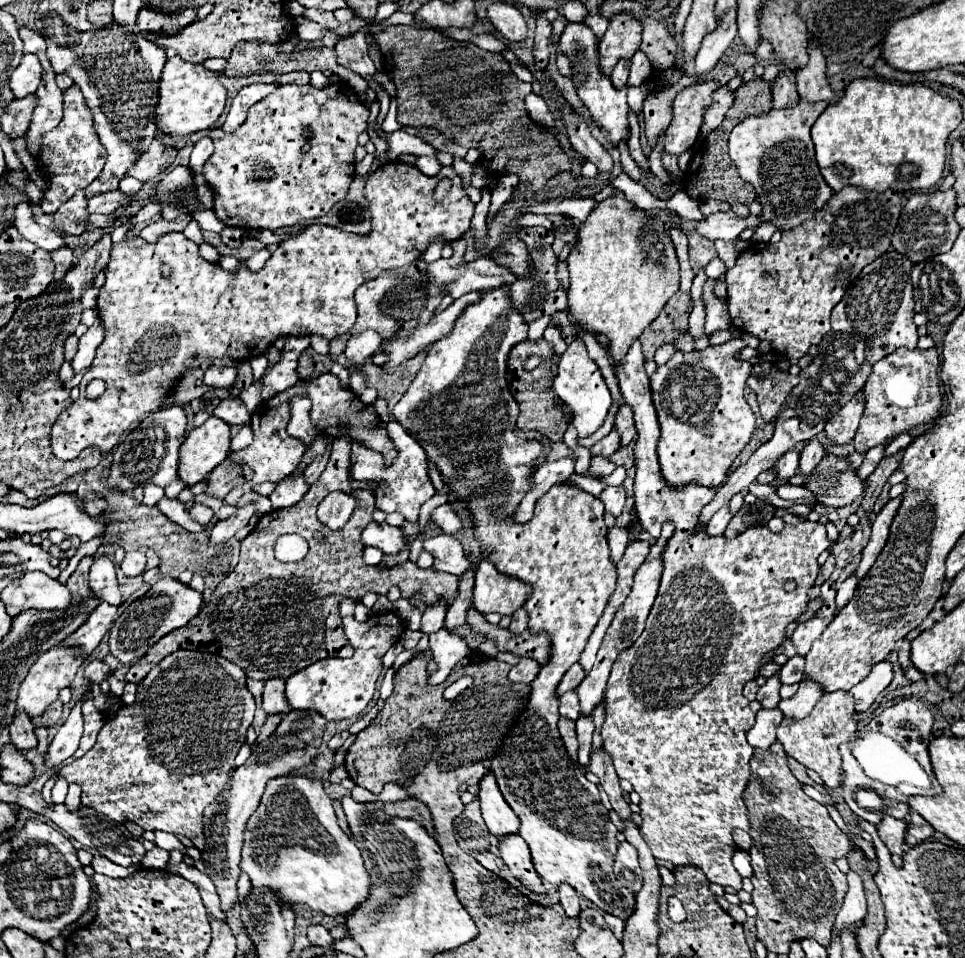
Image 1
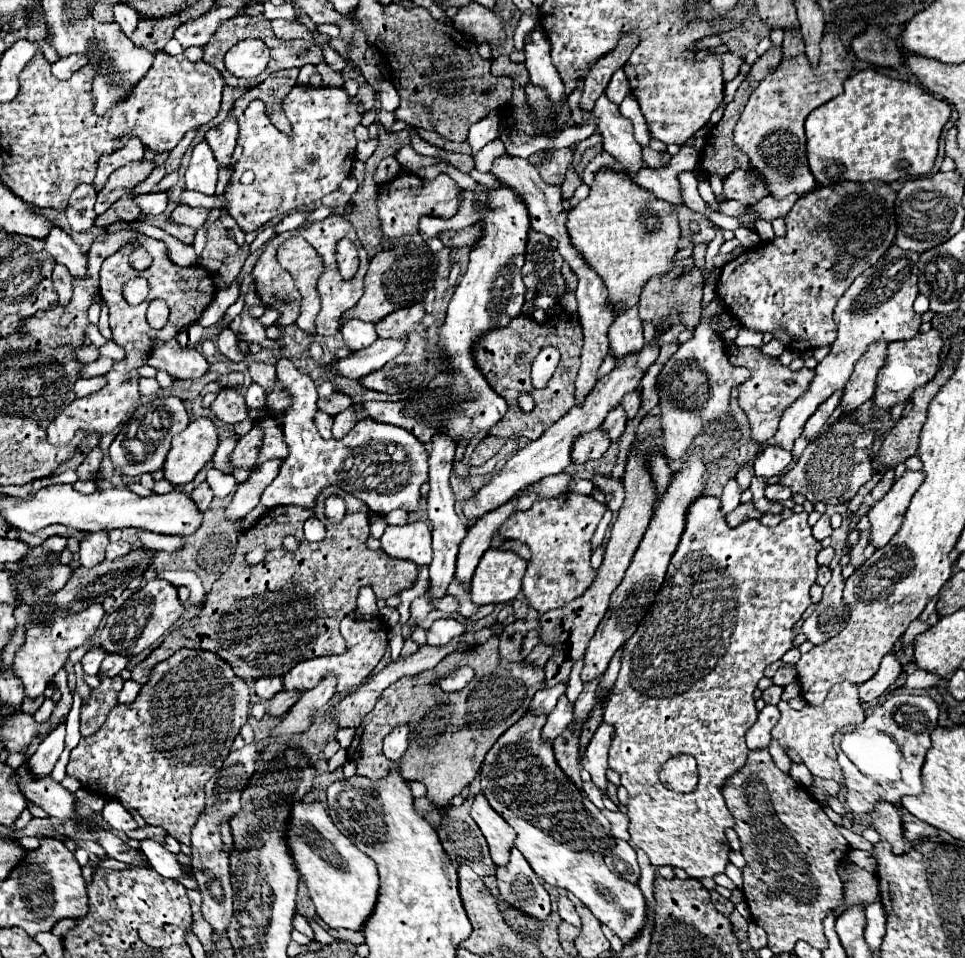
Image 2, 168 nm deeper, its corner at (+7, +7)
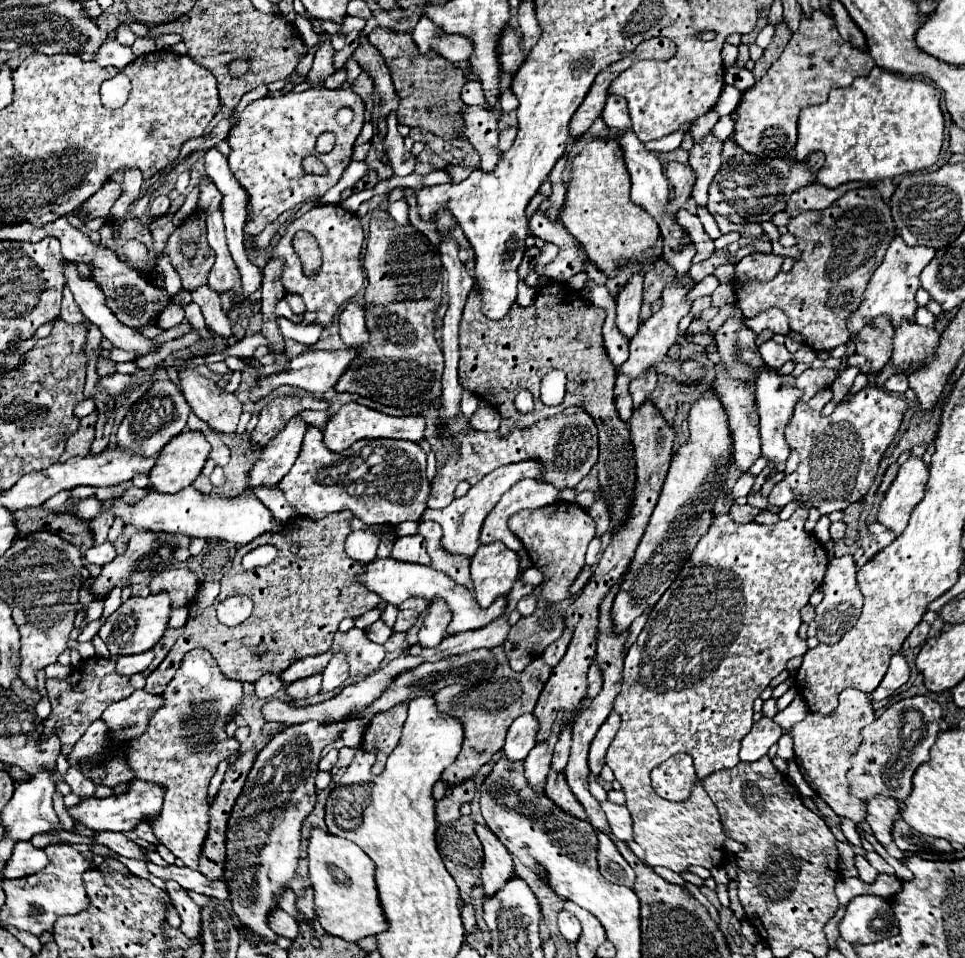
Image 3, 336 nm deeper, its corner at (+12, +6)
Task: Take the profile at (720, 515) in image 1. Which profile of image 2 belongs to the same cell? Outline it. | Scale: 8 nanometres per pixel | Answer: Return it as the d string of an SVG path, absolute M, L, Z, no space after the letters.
M735 478L729 480L727 486L725 486L725 490L723 490L723 496L721 496L721 504L723 504L721 510L725 514L729 514L733 508L737 508L737 504L741 502L741 494L743 494L743 490L739 488L737 480Z

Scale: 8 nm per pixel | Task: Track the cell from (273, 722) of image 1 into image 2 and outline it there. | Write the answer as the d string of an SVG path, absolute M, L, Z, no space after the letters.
M295 690L295 692L281 692L281 694L275 694L271 700L269 700L269 712L273 716L283 716L287 714L287 710L297 702L297 698L301 698L301 690Z

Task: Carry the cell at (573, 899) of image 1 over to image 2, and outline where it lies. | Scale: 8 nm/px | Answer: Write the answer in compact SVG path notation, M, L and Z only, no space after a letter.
M565 896L565 898L561 898L559 902L557 902L557 908L559 908L559 914L561 914L561 918L565 920L565 922L569 922L569 924L573 924L573 926L581 926L581 920L579 920L579 916L577 916L577 912L575 912L575 906L573 906L573 902Z

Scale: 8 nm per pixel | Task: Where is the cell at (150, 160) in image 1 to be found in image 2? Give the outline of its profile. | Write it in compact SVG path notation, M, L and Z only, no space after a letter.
M143 160L143 162L133 162L133 164L127 164L127 166L121 166L117 168L105 188L99 192L97 196L97 204L95 204L95 212L97 214L103 214L113 202L117 202L127 190L135 188L139 182L143 182L153 170L153 164Z

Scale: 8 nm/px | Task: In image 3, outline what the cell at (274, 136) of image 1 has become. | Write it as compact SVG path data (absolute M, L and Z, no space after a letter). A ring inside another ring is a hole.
M306 89L302 93L288 93L284 97L264 97L252 101L238 123L228 133L228 143L232 153L228 157L230 169L240 181L240 185L248 191L248 221L244 225L246 235L258 235L268 223L278 219L282 213L298 207L304 201L320 199L330 187L338 183L344 169L352 161L354 141L364 125L364 101L352 89ZM340 107L354 109L354 121L346 127L340 127L334 119ZM324 131L332 131L336 137L334 149L330 153L316 151L316 139ZM306 155L318 157L326 173L310 175L302 169L302 159Z

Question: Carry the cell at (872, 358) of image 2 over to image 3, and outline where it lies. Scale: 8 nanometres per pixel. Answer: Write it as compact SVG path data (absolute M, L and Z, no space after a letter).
M876 319L876 323L870 323L860 333L860 341L856 341L856 353L870 361L870 373L878 375L888 363L892 355L892 337L894 329L888 319Z

